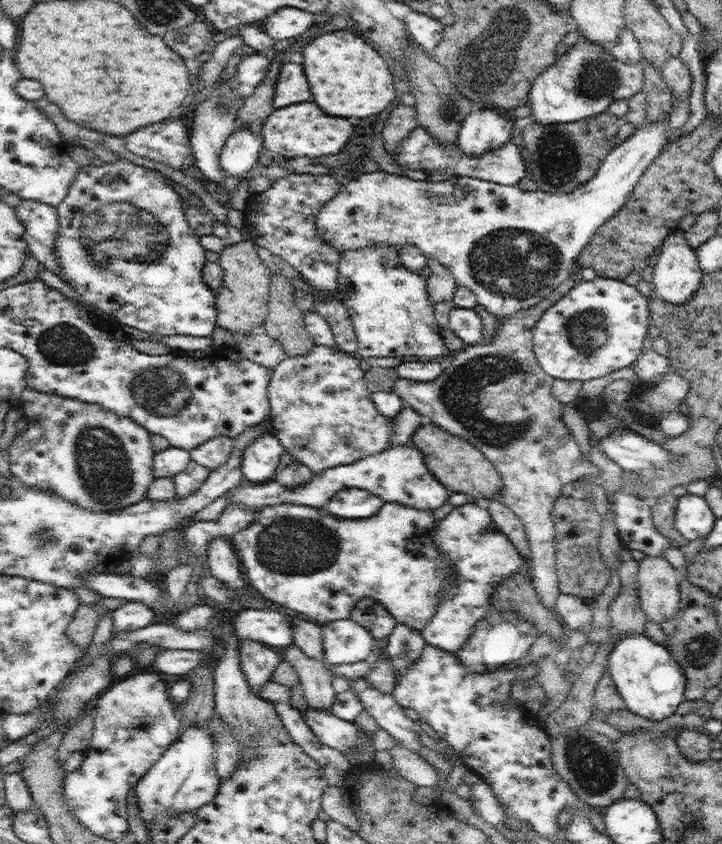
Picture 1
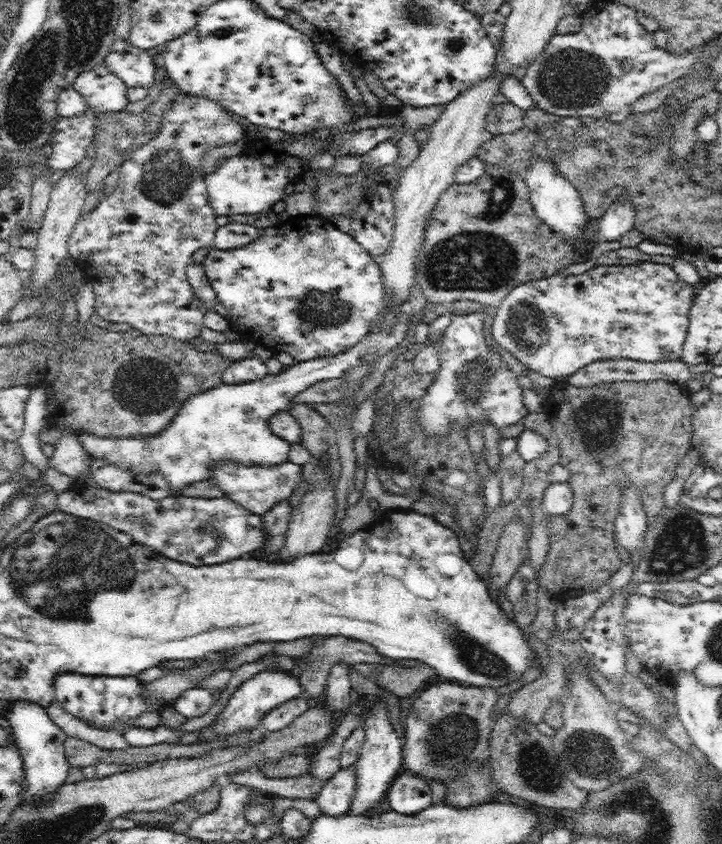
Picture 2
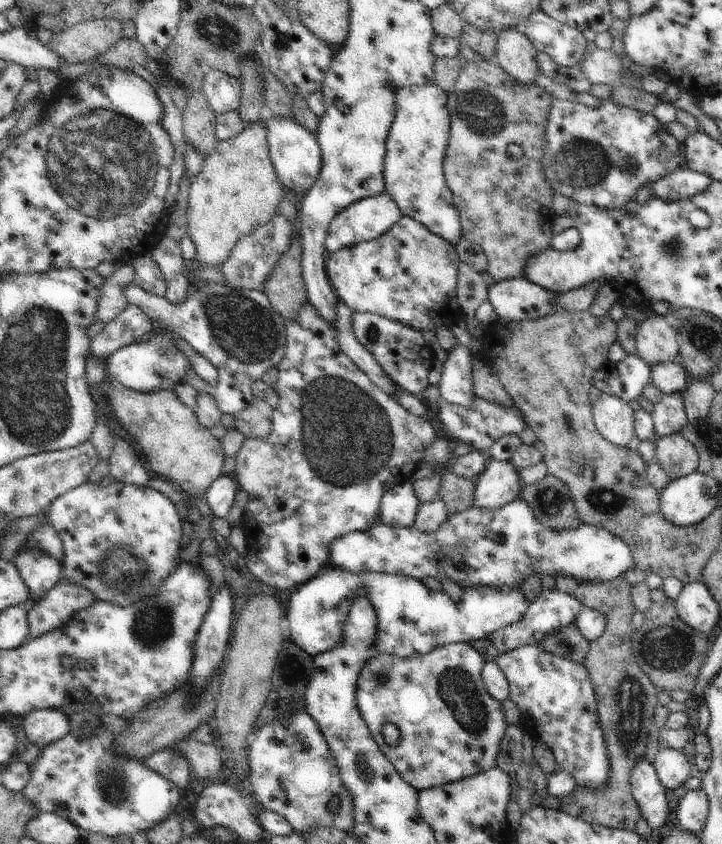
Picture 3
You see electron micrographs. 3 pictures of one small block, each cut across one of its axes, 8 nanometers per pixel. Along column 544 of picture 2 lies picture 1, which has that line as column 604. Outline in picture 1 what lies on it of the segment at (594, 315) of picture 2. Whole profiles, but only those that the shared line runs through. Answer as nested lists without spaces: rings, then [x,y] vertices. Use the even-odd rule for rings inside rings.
[[[595,277],[589,281],[579,280],[566,296],[542,314],[533,328],[533,351],[539,366],[550,377],[567,381],[592,380],[633,366],[643,352],[643,340],[648,333],[653,333],[649,298],[623,280]]]

